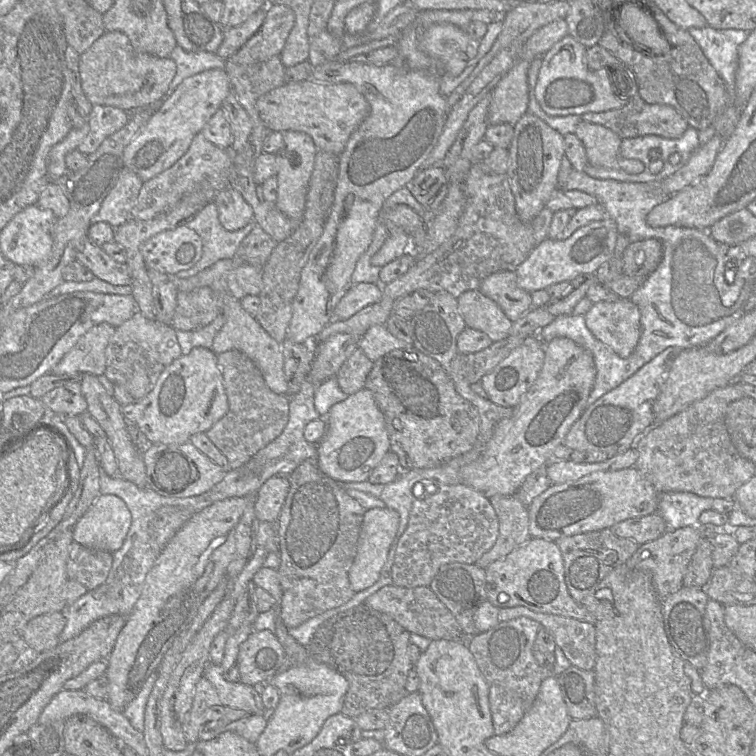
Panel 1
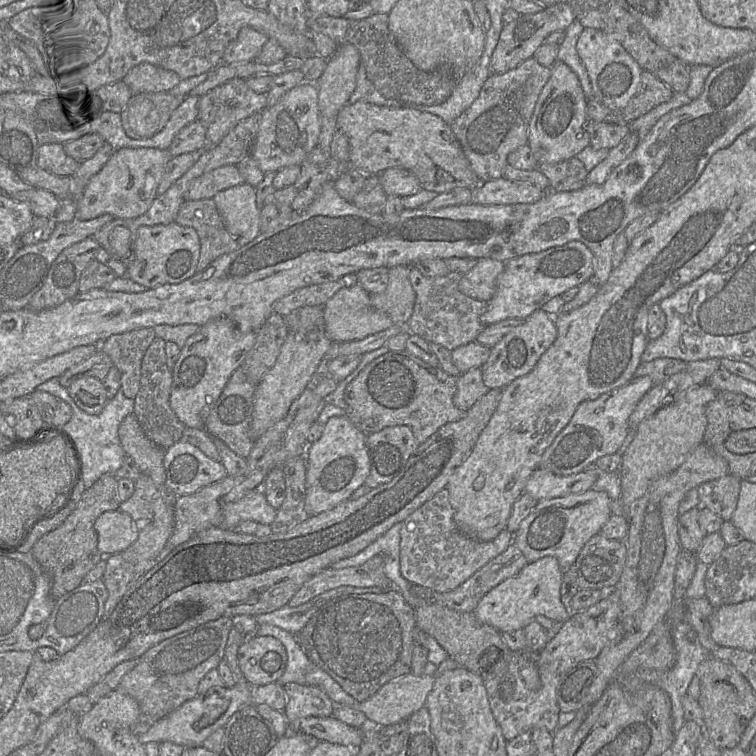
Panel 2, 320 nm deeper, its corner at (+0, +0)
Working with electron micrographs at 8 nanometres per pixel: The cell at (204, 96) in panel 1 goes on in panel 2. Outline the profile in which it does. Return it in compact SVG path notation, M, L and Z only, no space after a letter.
M121 148L114 151L101 170L86 184L74 218L91 220L110 214L114 218L130 219L143 215L157 196L157 187L171 158L168 149Z

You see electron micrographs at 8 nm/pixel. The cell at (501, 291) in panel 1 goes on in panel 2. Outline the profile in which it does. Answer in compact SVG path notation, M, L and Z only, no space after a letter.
M480 258L474 267L462 274L459 291L476 300L488 302L493 296L498 276L504 269L504 262Z

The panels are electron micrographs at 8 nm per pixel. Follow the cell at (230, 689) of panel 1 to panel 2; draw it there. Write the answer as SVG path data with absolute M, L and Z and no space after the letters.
M306 717L299 722L299 732L314 741L325 741L357 750L363 741L360 729L334 717Z

